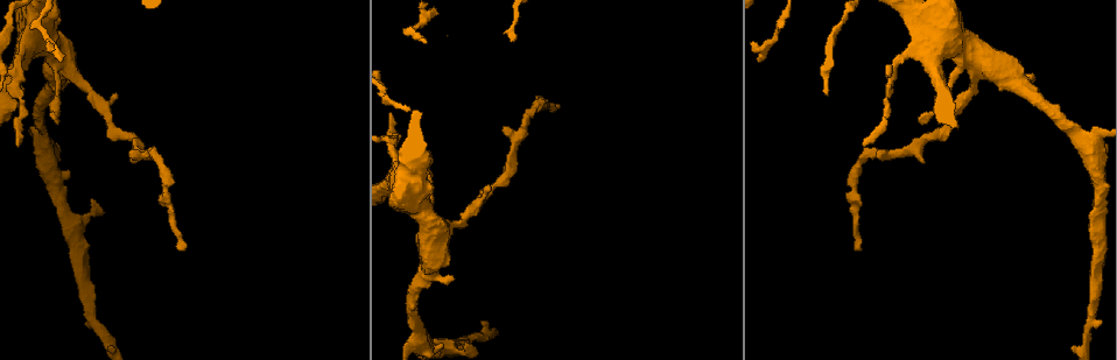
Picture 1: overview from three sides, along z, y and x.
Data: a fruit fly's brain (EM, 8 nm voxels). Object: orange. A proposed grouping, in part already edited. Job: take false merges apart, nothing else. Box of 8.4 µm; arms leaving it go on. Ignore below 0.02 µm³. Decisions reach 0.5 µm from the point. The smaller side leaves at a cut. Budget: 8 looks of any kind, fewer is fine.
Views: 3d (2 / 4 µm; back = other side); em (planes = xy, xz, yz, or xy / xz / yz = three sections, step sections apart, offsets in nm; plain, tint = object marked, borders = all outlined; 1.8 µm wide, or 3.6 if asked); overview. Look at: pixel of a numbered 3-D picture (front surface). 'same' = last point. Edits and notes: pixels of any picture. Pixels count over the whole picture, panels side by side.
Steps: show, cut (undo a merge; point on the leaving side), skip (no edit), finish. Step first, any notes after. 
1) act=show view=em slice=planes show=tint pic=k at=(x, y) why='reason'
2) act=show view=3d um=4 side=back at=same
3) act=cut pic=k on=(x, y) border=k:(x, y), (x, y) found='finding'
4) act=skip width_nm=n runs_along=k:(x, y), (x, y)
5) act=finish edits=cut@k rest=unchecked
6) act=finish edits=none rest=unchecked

act=show view=3d um=2 pic=1 at=(418, 337) why='thick turns thin'

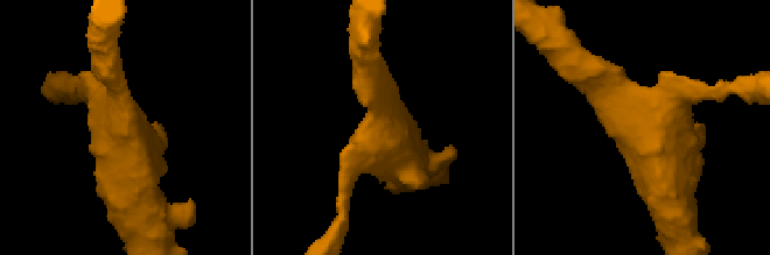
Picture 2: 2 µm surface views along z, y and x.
act=show view=em slice=yz step=16 show=tint pic=2 at=(380, 132)

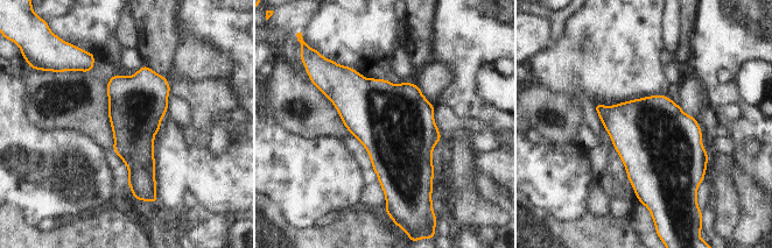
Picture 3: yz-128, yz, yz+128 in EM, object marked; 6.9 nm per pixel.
act=show view=em slice=planes show=tint at=same

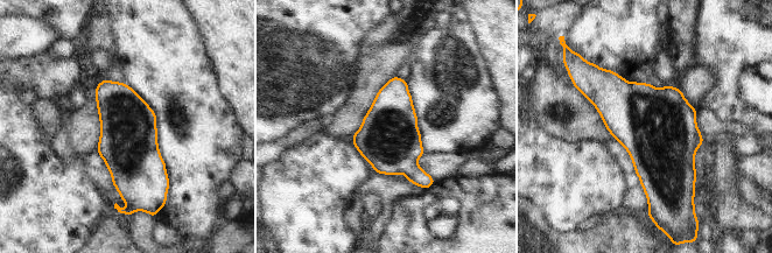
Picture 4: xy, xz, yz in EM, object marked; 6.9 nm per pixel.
act=skip width_nm=400 found='all the same neuron'

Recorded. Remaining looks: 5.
act=show view=em um=3.6 slice=planes show=borders pic=1 at=(66, 67) why='thin arm on a thick one'

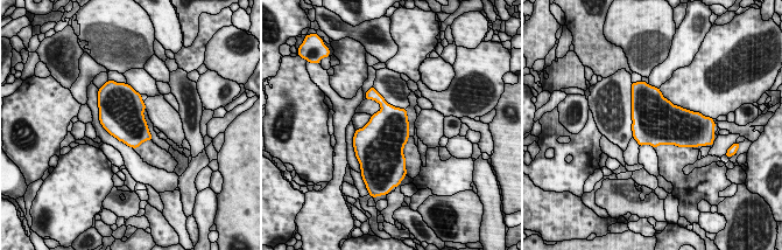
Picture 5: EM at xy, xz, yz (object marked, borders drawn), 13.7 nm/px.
act=skip found='all the same neuron'

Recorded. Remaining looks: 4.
act=show view=3d um=4 side=back pic=1 at=(391, 149)

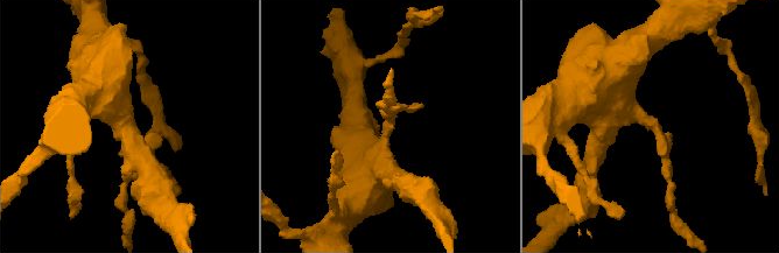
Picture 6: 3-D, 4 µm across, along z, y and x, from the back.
act=show view=em slice=planes show=tint pic=6 at=(654, 123) why='now the EM'

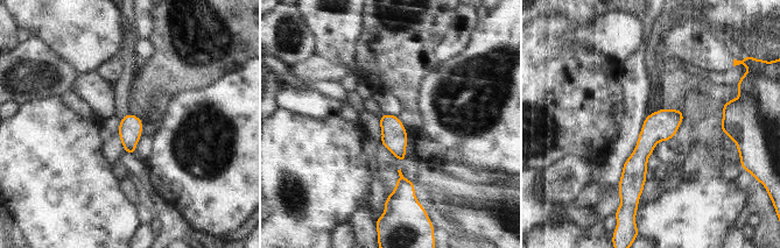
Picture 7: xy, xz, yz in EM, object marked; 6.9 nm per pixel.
act=skip runs_along=7:(677, 113), (638, 158), (634, 192) found='continuous, no second neuron'

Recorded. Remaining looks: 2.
act=finish edits=none rest=unchecked

